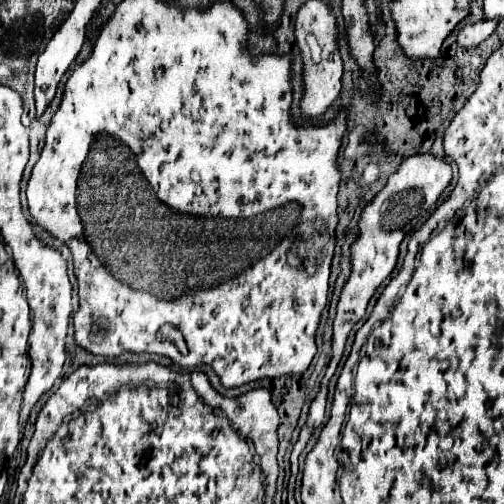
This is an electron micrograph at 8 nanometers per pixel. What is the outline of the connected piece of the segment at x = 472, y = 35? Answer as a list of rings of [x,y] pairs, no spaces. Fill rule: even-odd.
[[[494,19],[492,21],[478,21],[476,25],[468,25],[458,33],[456,45],[462,47],[462,49],[478,47],[484,39],[488,39],[492,35],[496,25],[498,25],[498,21],[494,21]]]

